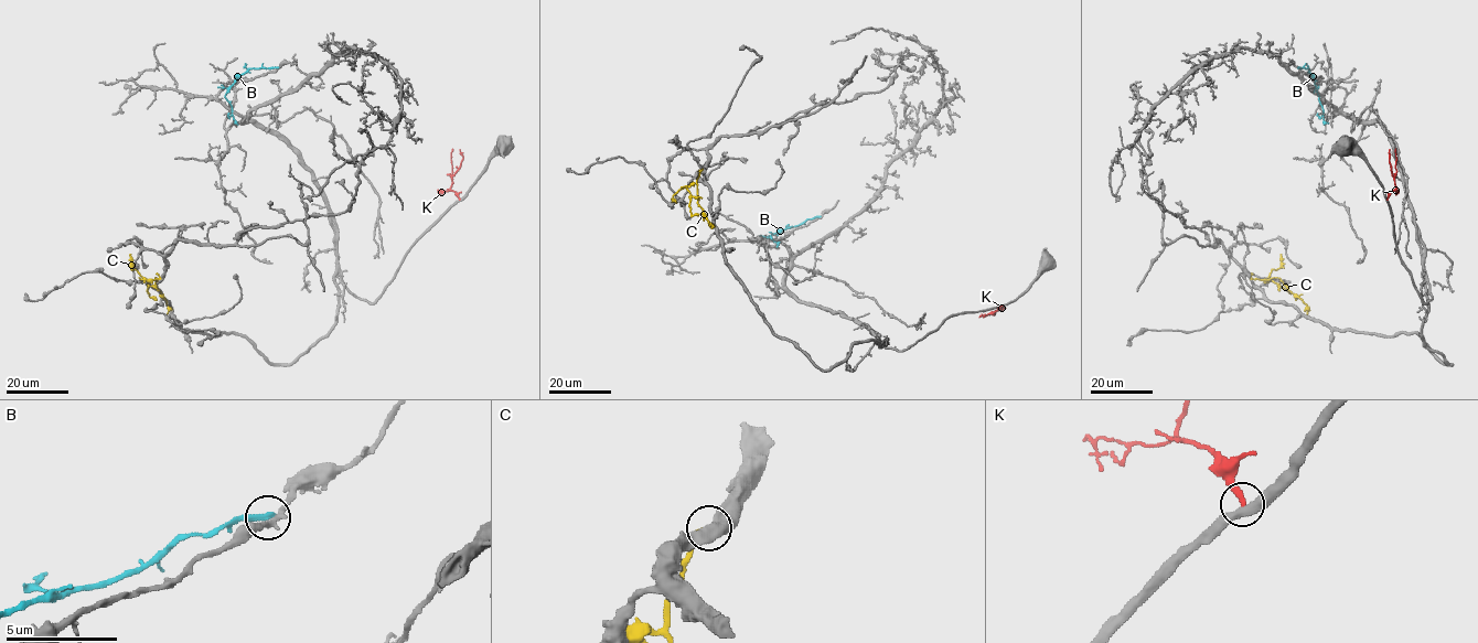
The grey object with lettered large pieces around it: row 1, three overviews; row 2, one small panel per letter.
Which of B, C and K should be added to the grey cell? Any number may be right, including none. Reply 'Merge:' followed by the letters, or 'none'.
Merge: none

